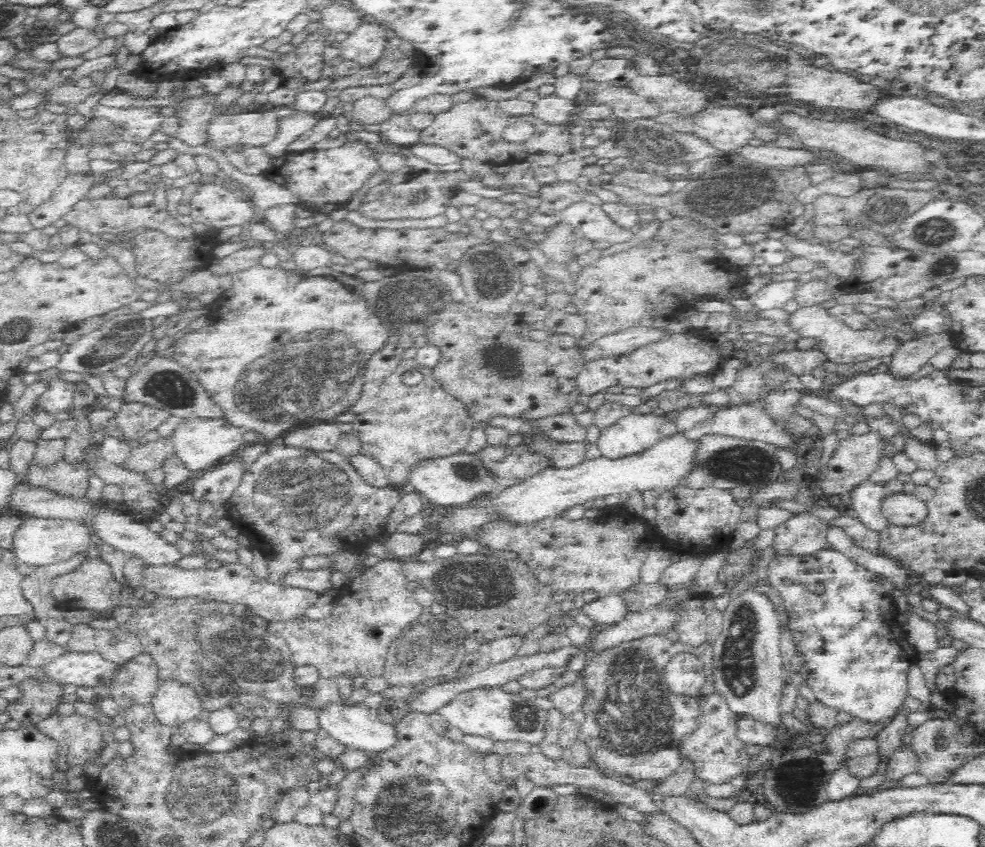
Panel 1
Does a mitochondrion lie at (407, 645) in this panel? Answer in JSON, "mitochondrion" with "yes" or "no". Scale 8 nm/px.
{"mitochondrion":"yes"}

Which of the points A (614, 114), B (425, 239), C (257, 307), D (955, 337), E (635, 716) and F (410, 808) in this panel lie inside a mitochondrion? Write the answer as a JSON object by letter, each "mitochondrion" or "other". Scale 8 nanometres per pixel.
{"A":"other","B":"other","C":"other","D":"other","E":"mitochondrion","F":"mitochondrion"}

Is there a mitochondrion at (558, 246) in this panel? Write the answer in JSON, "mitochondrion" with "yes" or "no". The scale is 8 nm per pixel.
{"mitochondrion":"yes"}

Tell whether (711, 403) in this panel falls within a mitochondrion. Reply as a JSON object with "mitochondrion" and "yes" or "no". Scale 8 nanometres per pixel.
{"mitochondrion":"no"}

